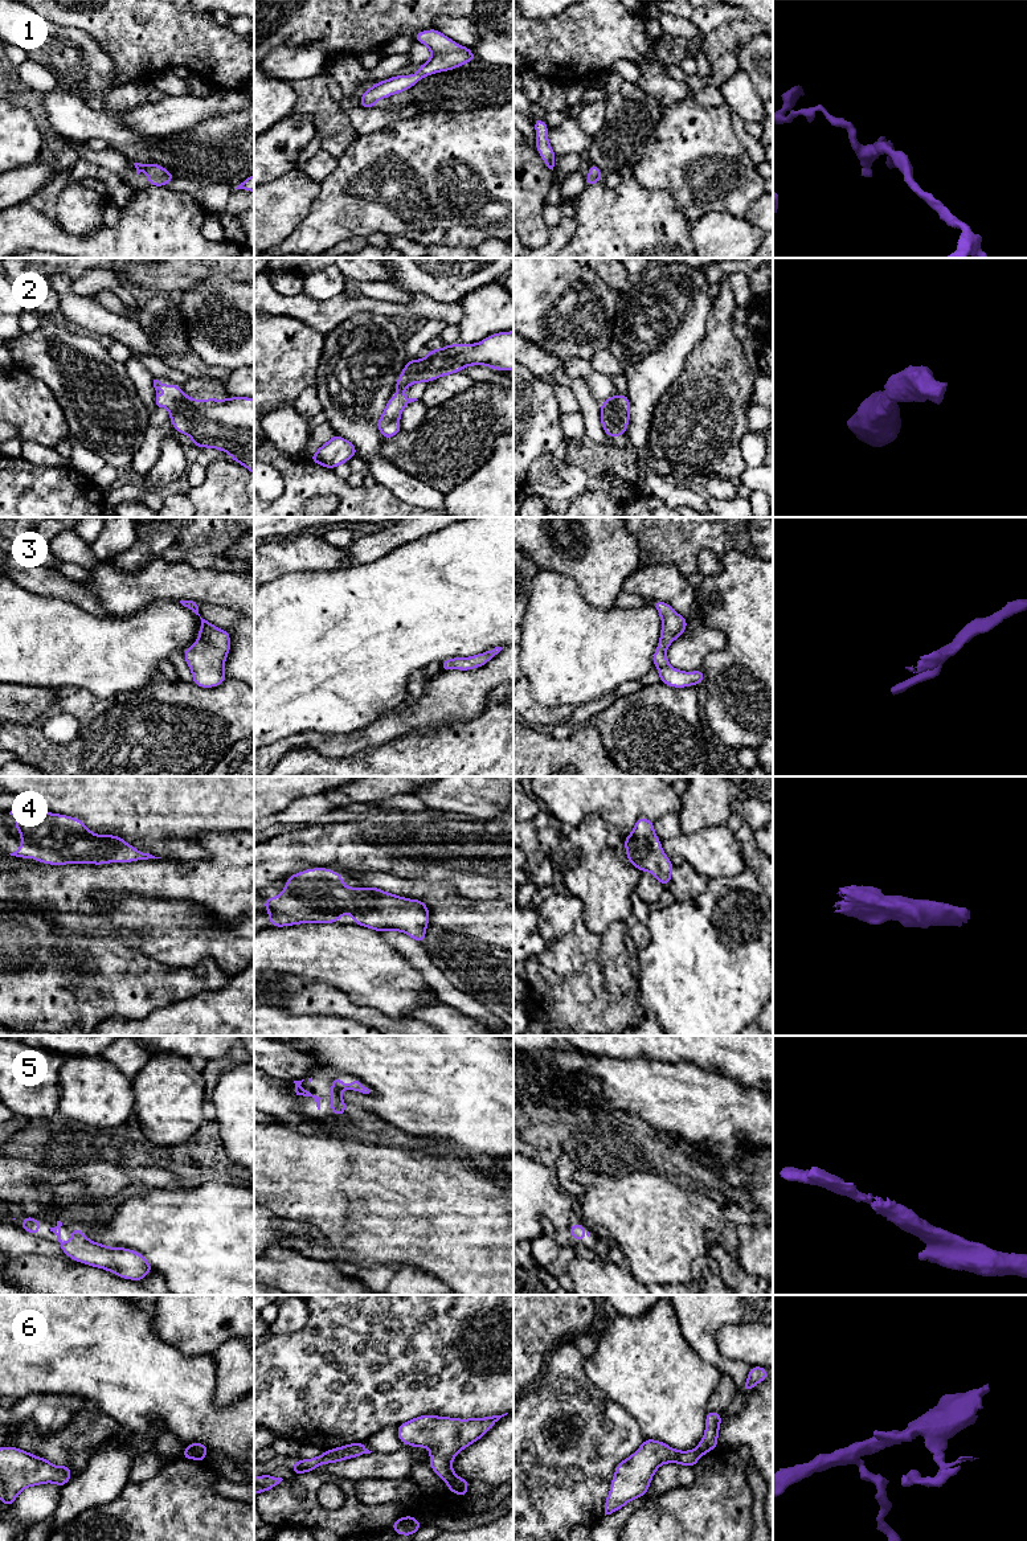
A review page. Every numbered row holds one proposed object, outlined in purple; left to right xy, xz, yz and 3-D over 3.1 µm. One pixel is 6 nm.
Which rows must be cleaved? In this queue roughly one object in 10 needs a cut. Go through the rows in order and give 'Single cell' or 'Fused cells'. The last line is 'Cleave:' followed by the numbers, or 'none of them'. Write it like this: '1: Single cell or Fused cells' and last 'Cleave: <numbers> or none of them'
1: Single cell
2: Single cell
3: Single cell
4: Single cell
5: Single cell
6: Fused cells
Cleave: 6

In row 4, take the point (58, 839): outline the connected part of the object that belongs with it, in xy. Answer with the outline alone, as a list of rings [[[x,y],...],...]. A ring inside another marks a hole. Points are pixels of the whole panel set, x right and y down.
[[[37,808],[11,811],[19,813],[13,827],[21,835],[21,847],[11,856],[50,865],[109,864],[161,858],[143,853],[120,836],[97,835],[77,817],[49,813]]]

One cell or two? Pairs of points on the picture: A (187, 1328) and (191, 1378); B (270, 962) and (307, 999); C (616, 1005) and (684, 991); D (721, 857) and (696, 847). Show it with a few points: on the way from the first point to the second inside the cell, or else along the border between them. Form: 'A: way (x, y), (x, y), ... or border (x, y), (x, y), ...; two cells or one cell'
A: border (163, 1340), (187, 1356), (209, 1353); two cells
B: border (267, 979), (302, 978), (315, 982); two cells
C: border (637, 978), (639, 1004), (647, 1013); two cells
D: way (715, 853), (703, 851); one cell

